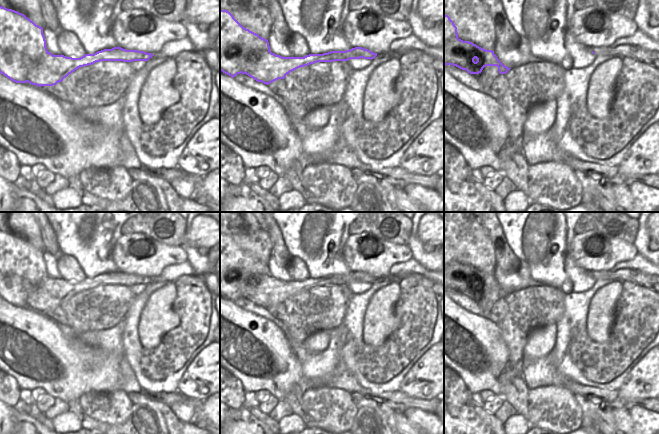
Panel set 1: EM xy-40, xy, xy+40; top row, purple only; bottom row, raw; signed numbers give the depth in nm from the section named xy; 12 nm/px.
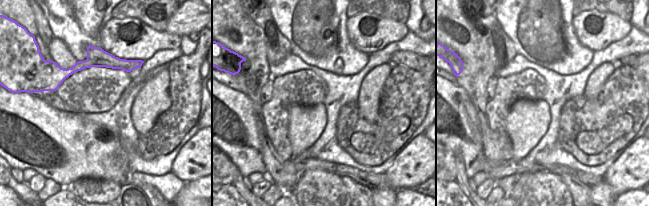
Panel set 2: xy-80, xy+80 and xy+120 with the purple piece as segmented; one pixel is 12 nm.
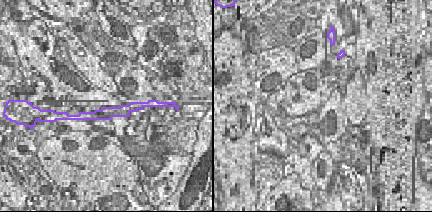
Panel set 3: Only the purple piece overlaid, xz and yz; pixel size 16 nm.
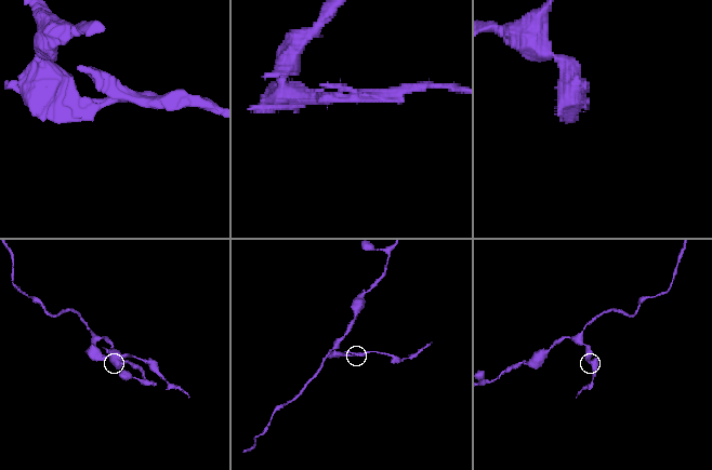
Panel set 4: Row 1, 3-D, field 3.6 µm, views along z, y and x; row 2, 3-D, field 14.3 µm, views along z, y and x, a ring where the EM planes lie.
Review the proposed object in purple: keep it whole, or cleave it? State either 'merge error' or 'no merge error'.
merge error

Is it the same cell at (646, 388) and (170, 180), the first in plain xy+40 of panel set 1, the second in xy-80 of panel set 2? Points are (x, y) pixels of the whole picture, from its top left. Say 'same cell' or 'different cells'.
different cells

